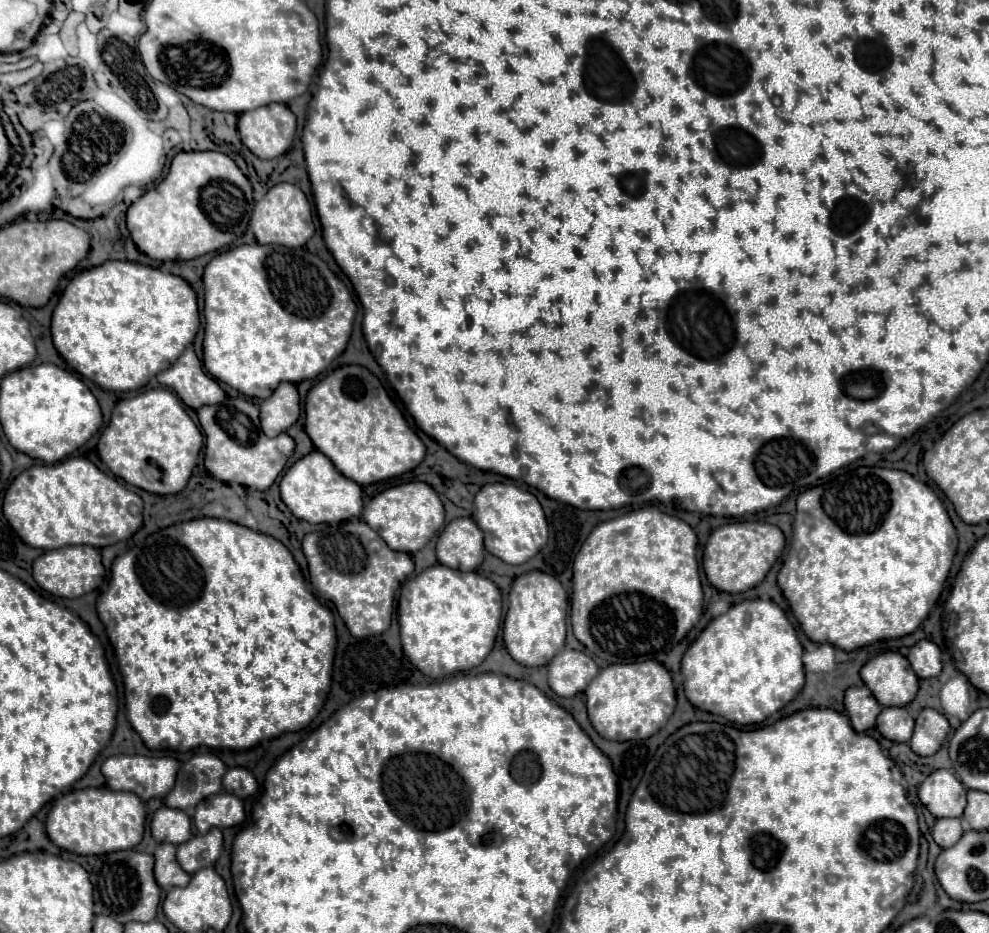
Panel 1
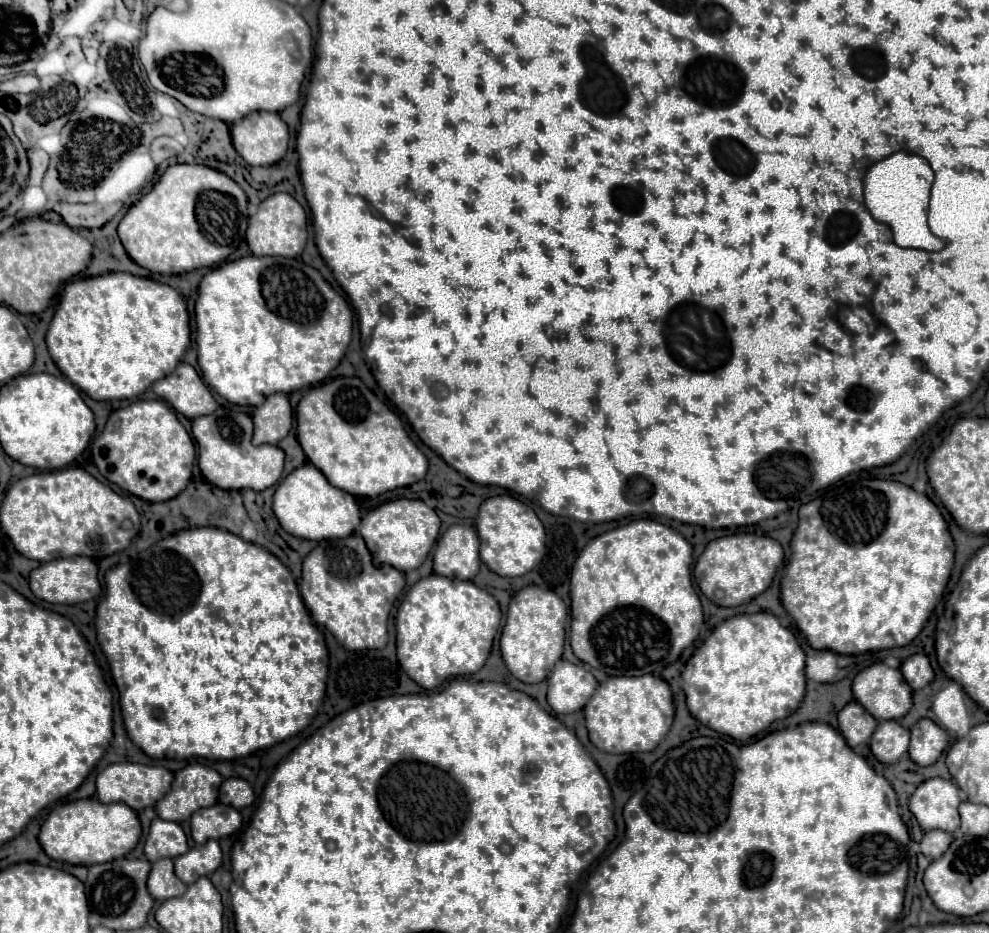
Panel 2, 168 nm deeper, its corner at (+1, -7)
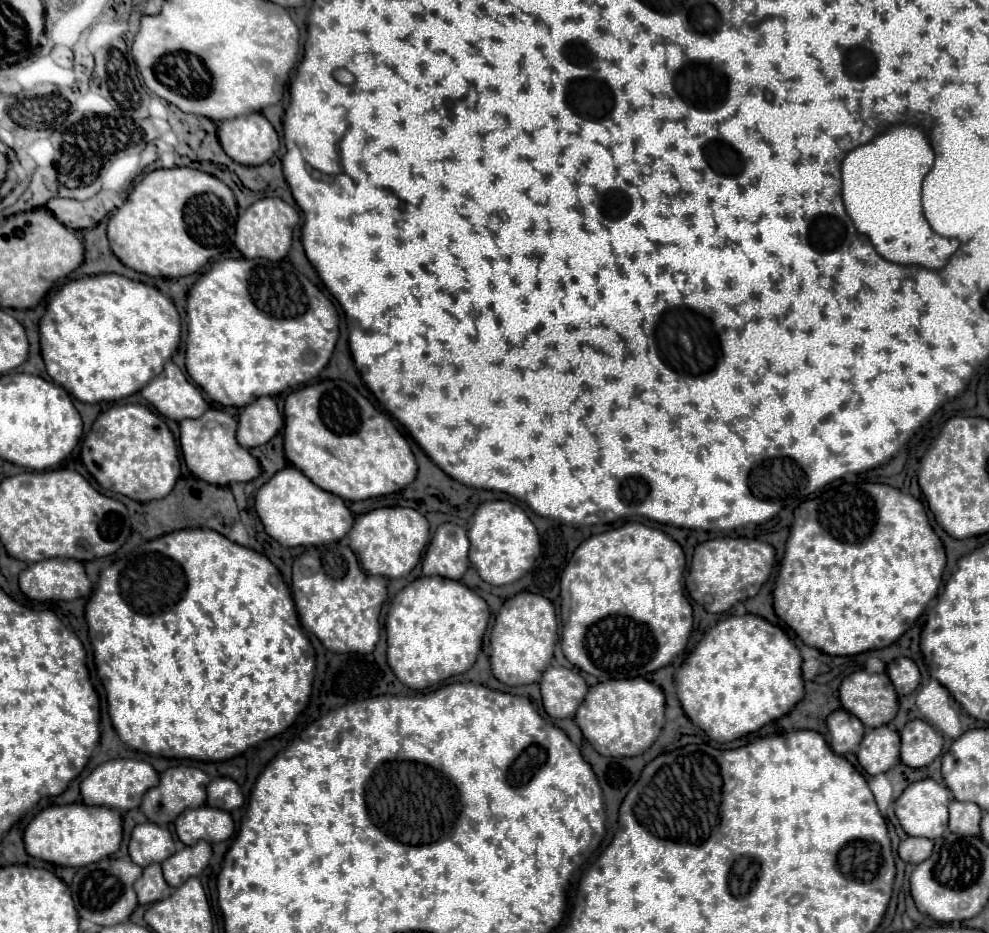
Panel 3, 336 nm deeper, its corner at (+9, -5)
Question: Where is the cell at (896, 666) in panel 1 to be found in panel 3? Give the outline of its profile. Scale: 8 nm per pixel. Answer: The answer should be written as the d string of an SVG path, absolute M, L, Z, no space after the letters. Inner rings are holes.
M857 670L849 674L839 686L839 700L869 728L889 724L899 710L897 692L885 672L869 674Z

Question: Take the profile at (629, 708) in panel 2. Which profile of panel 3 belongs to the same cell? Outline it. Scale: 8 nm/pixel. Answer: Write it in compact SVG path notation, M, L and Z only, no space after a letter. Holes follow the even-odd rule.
M641 676L627 680L607 680L591 686L575 722L589 744L603 756L637 756L643 754L659 736L663 728L665 694L655 684Z

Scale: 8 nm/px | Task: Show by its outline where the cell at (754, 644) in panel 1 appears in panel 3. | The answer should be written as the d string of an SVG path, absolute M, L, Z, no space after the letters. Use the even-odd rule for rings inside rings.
M729 616L717 622L675 674L687 718L711 740L731 742L785 716L803 698L801 654L789 636L761 616Z

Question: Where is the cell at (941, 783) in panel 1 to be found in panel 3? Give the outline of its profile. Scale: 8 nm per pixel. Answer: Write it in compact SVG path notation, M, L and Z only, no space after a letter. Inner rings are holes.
M931 780L909 784L895 802L895 814L909 836L937 840L949 824L949 790Z

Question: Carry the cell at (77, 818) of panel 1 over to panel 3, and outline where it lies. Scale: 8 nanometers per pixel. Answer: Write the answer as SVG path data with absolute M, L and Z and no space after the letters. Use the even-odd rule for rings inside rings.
M74 803L51 805L39 812L25 828L25 848L31 856L57 866L85 866L103 860L119 850L123 838L123 818L113 808Z

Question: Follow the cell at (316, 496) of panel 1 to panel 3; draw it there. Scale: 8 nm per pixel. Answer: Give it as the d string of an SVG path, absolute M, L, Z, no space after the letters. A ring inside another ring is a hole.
M287 466L263 484L255 496L255 510L265 526L265 532L283 546L321 546L341 540L353 526L353 514L345 502L321 490L301 470Z

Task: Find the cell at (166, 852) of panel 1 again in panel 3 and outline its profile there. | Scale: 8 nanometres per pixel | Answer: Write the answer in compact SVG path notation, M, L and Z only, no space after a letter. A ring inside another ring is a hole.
M151 864L149 868L143 870L141 878L135 882L135 892L137 892L139 904L151 904L171 894L171 886L163 878L161 864Z

